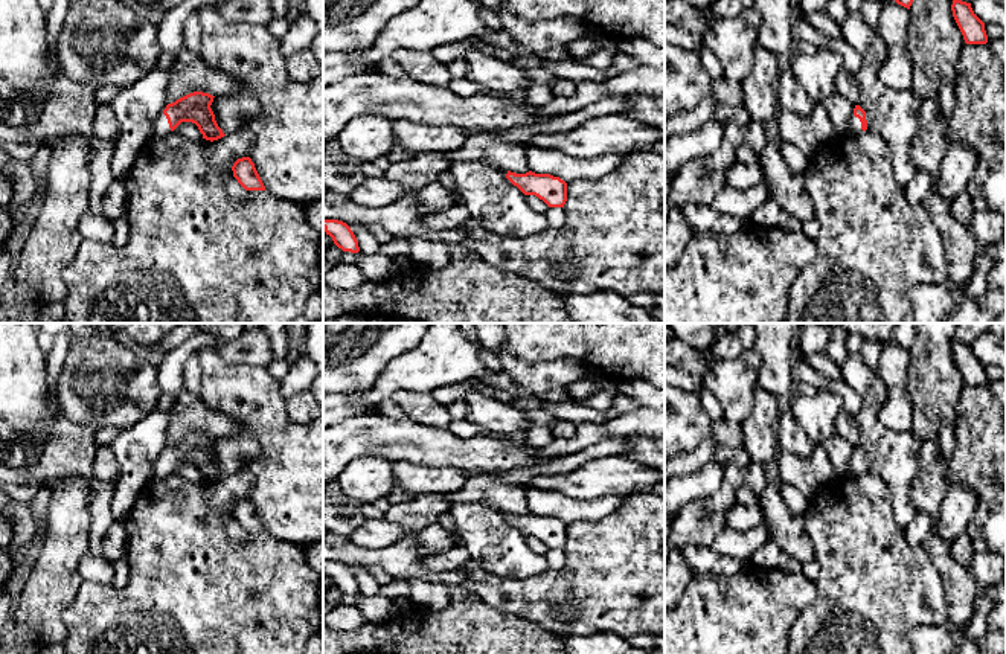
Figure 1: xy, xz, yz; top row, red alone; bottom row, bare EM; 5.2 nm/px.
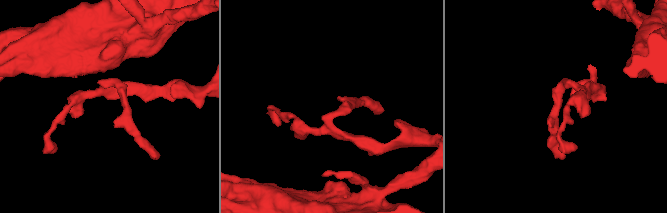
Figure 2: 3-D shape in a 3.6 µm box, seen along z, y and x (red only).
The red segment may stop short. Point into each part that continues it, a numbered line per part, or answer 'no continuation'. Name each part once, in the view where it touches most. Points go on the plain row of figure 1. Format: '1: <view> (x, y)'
1: xy (160, 468)

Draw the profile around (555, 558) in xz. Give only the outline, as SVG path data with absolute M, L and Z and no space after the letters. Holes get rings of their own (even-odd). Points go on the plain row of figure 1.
M549 549L544 558L547 561L547 572L561 570L567 563L564 549Z

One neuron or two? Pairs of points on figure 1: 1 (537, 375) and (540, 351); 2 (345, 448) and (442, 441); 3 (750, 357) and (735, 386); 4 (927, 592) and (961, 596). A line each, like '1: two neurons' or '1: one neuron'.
1: two neurons
2: one neuron
3: one neuron
4: two neurons

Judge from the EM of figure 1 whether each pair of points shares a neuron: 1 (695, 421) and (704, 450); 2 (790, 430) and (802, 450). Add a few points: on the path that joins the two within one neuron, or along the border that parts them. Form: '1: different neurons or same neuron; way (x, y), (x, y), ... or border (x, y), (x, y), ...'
1: different neurons; border (709, 436), (695, 448), (680, 453)
2: same neuron; way (790, 435), (800, 445)

